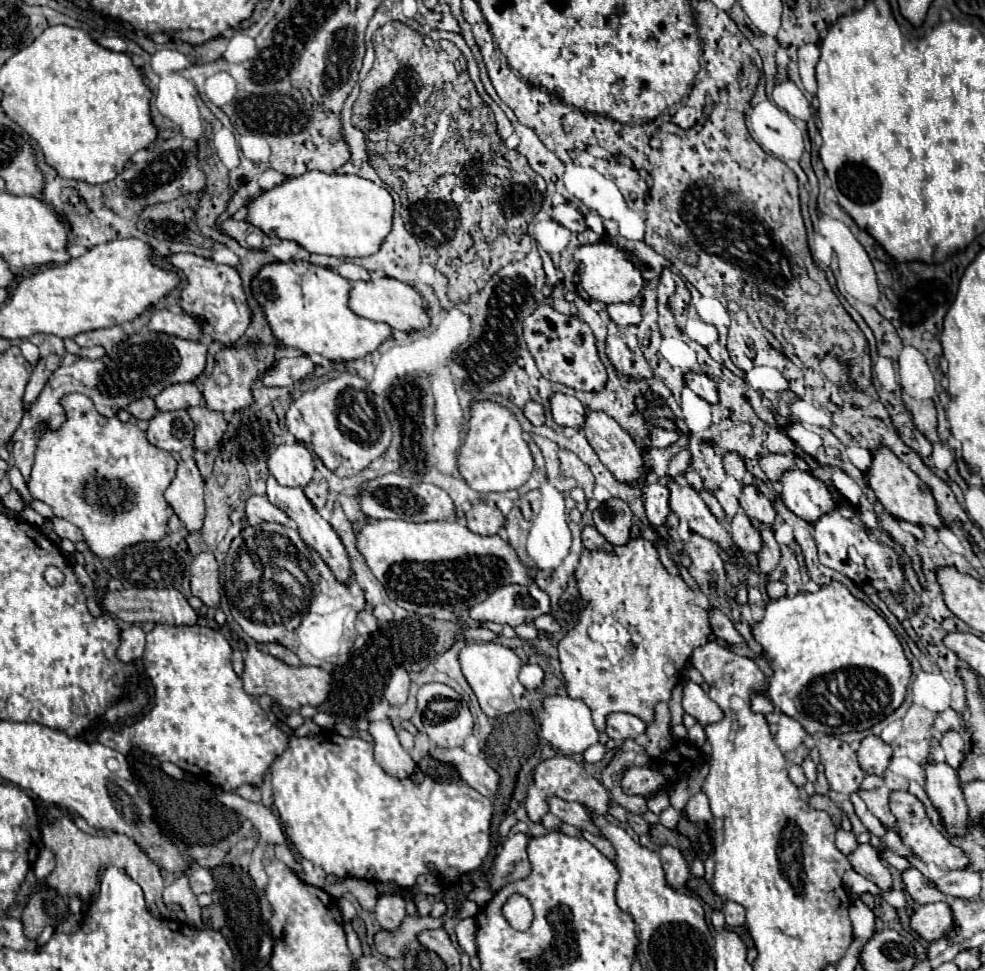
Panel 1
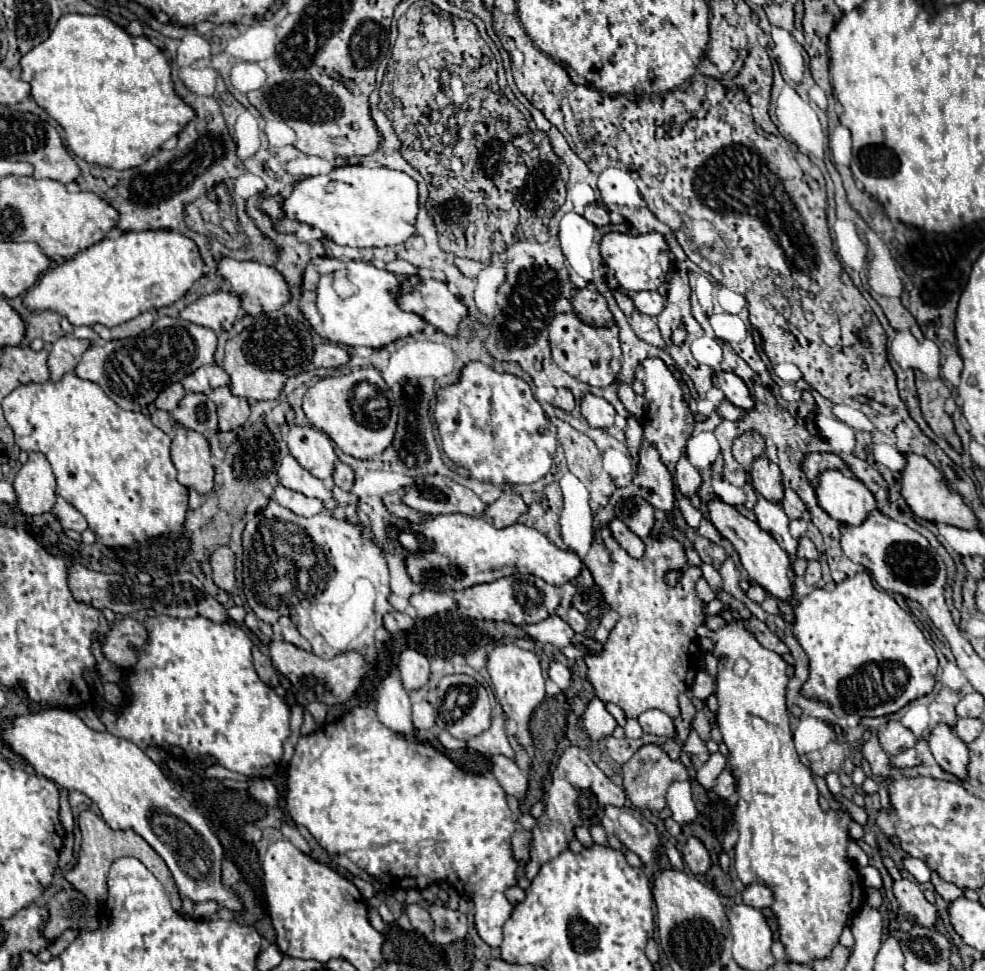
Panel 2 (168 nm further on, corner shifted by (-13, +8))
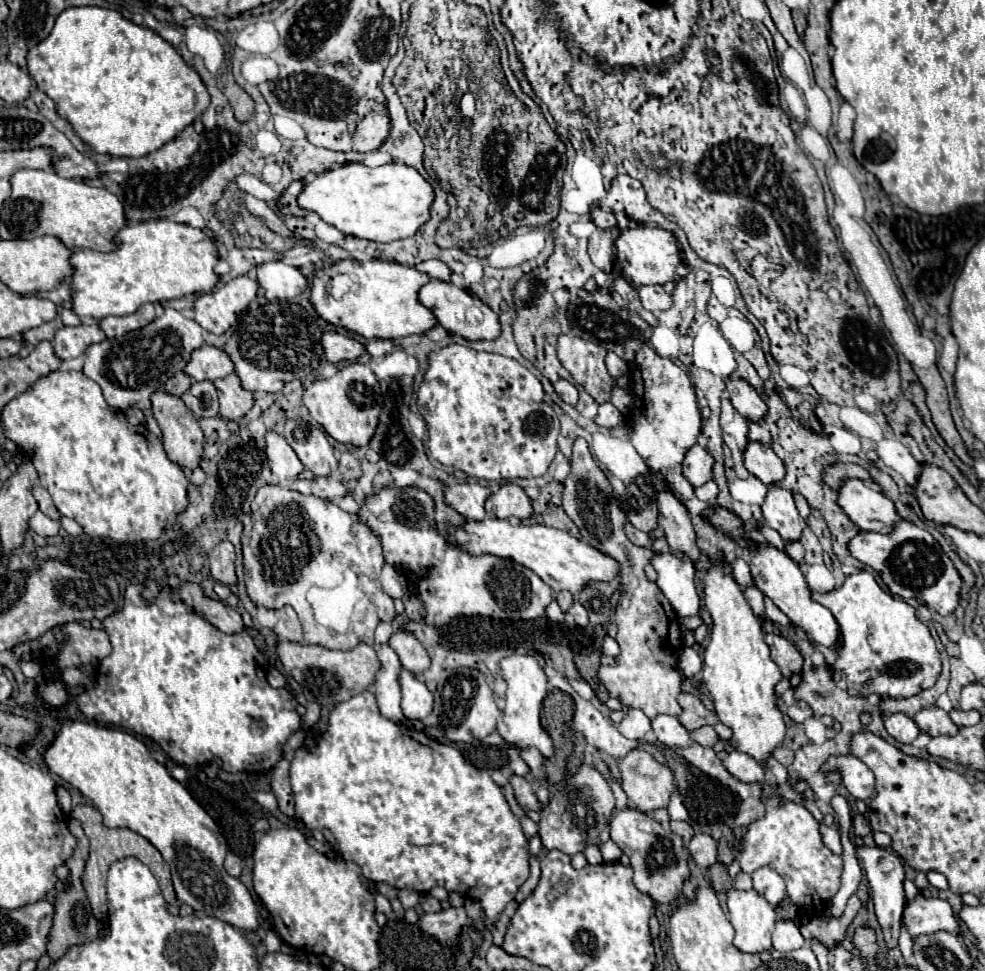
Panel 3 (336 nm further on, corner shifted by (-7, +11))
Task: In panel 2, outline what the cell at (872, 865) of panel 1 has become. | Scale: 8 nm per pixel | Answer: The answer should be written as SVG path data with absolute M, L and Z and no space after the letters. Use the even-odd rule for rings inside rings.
M896 881L894 895L902 905L902 913L908 923L918 927L934 927L938 921L938 909L932 905L914 881Z

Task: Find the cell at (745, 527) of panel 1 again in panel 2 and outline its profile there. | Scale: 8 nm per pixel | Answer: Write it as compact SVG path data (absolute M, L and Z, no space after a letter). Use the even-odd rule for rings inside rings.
M760 497L758 503L756 503L756 507L754 507L754 513L756 513L756 517L758 517L758 525L760 525L764 531L768 531L768 533L778 541L778 545L788 551L790 557L796 557L798 539L794 539L794 537L790 535L790 529L788 529L790 519L788 519L788 515L784 513L782 505L780 505L780 503L772 503L772 501Z

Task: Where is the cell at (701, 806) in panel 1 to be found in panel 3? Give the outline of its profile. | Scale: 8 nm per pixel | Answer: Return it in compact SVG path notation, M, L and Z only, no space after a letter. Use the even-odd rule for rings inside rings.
M734 750L722 760L722 764L736 780L740 780L744 784L754 784L754 782L764 780L762 764L756 764L756 760L752 760L752 756L748 756L748 754Z

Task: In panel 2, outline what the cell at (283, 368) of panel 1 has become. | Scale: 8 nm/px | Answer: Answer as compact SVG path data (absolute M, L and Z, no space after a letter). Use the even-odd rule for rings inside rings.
M320 343L314 353L316 367L340 367L350 361L350 351L338 343Z

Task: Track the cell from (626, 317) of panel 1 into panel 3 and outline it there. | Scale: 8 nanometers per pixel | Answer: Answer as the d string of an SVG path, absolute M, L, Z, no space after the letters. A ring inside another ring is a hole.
M638 286L638 294L642 306L654 314L668 310L672 306L672 298L664 292L662 286Z

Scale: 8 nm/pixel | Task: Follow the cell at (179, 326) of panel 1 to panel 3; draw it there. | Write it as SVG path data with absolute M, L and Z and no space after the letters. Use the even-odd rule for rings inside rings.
M238 276L220 290L198 296L194 302L194 320L212 334L224 334L256 294L256 280Z

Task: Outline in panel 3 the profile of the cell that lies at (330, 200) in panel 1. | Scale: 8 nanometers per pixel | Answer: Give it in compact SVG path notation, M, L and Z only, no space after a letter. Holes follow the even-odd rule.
M392 162L378 168L346 164L304 184L302 194L298 196L298 206L316 212L326 224L338 228L346 236L372 242L392 242L416 234L430 216L428 208L432 200L432 186L406 164Z

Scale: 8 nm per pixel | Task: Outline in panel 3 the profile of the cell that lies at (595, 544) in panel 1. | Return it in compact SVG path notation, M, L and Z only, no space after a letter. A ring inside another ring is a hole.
M626 522L624 524L624 530L626 530L626 536L628 536L628 540L634 544L634 546L652 546L652 540L650 540L650 536L646 534L646 532L640 532L640 530L636 530L630 522Z

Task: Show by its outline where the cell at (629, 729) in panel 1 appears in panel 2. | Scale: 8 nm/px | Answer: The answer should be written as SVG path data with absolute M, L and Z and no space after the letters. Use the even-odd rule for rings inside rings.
M656 709L644 711L638 717L638 721L640 721L644 733L652 733L652 735L666 737L666 739L674 737L674 719L668 717L666 713L662 713L662 711L656 711Z

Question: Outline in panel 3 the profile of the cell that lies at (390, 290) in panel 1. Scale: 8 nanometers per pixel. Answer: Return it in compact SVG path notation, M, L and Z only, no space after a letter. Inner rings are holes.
M430 280L428 284L424 284L420 288L418 300L422 306L432 310L432 314L436 316L440 326L444 326L452 334L462 336L464 340L494 340L500 334L498 316L486 304L482 304L478 298L470 296L466 290L462 290L450 282Z

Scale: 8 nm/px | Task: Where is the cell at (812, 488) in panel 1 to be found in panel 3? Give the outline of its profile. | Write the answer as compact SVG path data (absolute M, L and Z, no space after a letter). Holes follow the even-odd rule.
M858 478L844 480L836 502L860 530L890 532L892 524L898 520L894 504Z

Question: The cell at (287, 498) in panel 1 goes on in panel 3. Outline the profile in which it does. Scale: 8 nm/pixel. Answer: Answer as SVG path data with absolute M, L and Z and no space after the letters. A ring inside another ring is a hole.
M268 432L266 436L266 456L268 456L268 464L270 470L280 478L280 480L294 480L298 474L304 472L302 462L298 460L296 452L288 446L288 442L276 434L276 432Z

